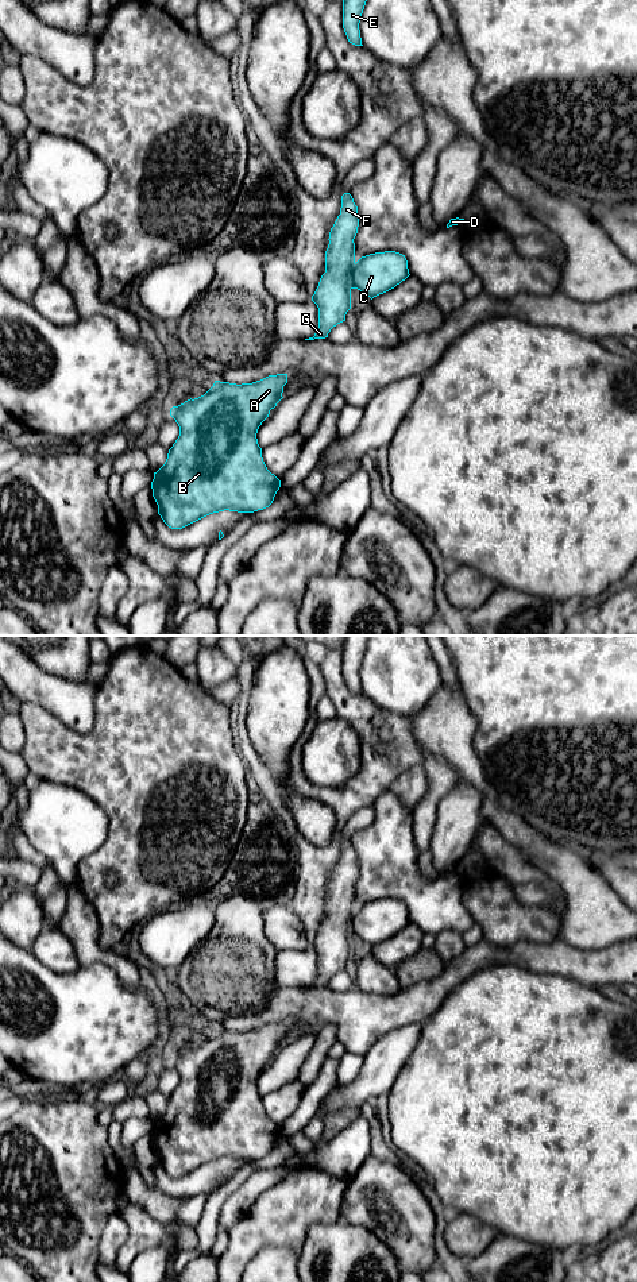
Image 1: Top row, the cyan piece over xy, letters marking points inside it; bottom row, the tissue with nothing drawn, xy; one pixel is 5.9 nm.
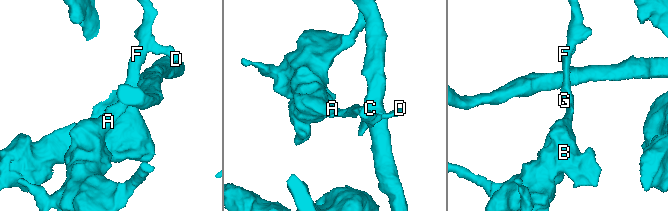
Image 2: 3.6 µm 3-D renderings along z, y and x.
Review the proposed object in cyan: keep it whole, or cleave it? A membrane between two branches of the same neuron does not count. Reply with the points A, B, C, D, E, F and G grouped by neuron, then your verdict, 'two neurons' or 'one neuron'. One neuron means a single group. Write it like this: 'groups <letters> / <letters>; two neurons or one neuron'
groups A B D E F G / C; two neurons

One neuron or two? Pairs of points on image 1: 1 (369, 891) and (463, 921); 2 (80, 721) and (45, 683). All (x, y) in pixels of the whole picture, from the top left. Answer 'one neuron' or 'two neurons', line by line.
1: one neuron
2: one neuron

